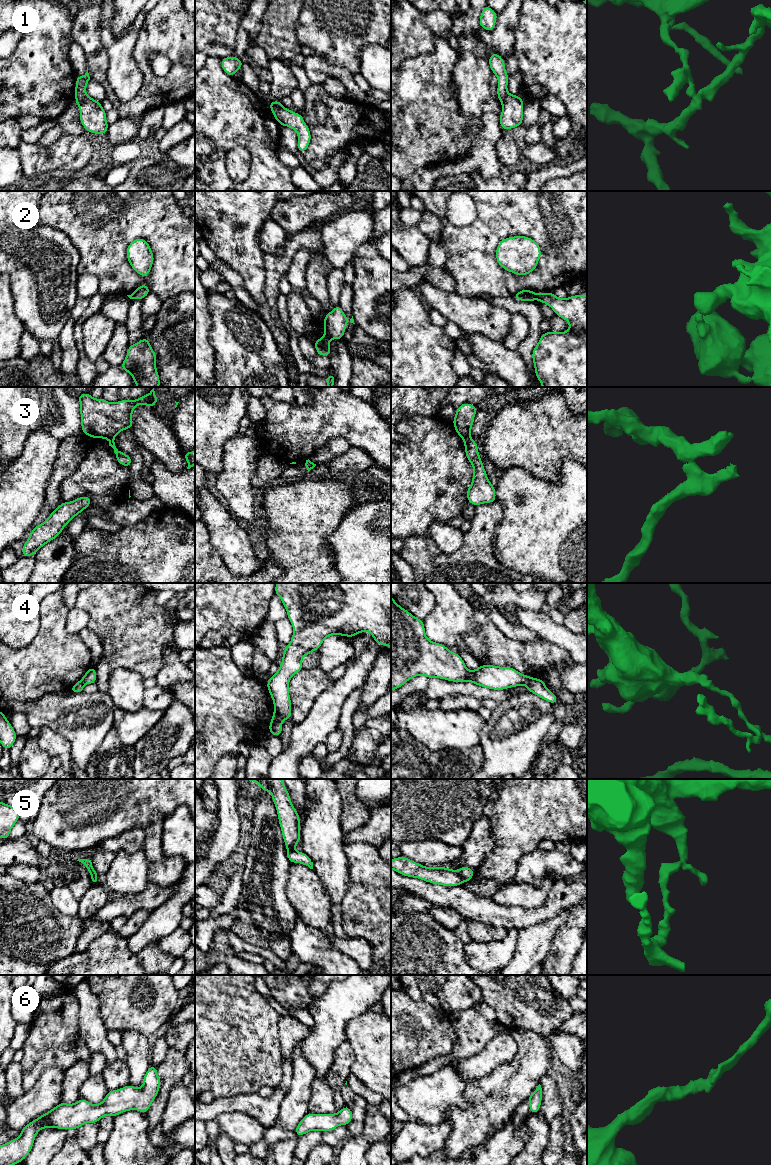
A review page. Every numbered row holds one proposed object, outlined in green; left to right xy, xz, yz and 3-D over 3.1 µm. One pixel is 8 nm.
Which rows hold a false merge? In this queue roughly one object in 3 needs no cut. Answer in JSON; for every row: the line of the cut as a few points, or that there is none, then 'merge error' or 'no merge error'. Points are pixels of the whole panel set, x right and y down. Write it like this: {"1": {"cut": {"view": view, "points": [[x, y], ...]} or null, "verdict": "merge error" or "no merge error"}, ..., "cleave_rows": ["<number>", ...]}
{"1": {"cut": {"view": "xz", "points": [[283, 107], [272, 111]]}, "verdict": "merge error"}, "2": {"cut": {"view": "xz", "points": [[326, 335], [330, 339]]}, "verdict": "merge error"}, "3": {"cut": {"view": "yz", "points": [[469, 436], [464, 440]]}, "verdict": "merge error"}, "4": {"cut": {"view": "xz", "points": [[274, 711], [281, 721]]}, "verdict": "merge error"}, "5": {"cut": {"view": "yz", "points": [[457, 871], [463, 880]]}, "verdict": "merge error"}, "6": {"cut": null, "verdict": "no merge error"}, "cleave_rows": ["1", "2", "3", "4", "5"]}

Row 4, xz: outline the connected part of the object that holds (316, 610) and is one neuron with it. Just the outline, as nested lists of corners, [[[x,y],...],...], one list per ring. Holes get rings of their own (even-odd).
[[[276,583],[274,594],[280,597],[293,626],[292,639],[284,648],[282,663],[277,673],[266,683],[273,699],[274,712],[281,721],[291,719],[292,704],[288,688],[291,677],[303,669],[302,658],[320,649],[328,636],[341,635],[352,638],[367,631],[372,634],[377,644],[391,648],[391,583]]]

